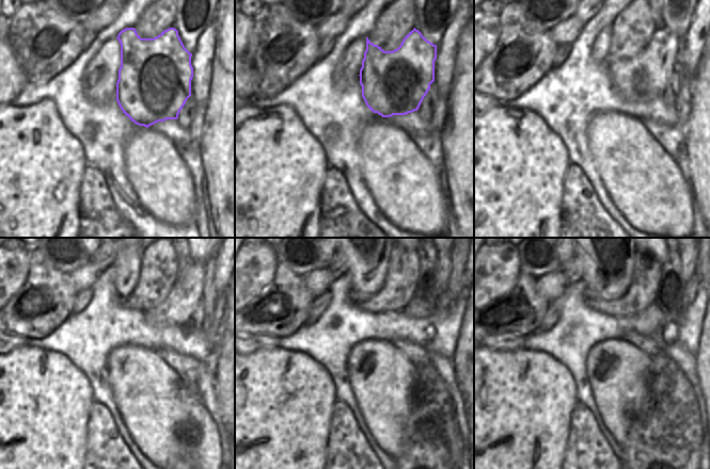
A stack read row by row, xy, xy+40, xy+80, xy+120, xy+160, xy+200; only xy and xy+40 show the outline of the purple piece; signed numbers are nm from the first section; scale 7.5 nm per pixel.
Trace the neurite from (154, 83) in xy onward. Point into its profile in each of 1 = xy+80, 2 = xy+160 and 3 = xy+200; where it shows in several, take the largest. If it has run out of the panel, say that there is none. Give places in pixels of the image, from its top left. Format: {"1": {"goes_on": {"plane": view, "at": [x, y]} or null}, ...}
{"1": {"goes_on": {"plane": "xy+80", "at": [644, 78]}}, "2": {"goes_on": {"plane": "xy+160", "at": [444, 263]}}, "3": {"goes_on": {"plane": "xy+200", "at": [688, 259]}}}

